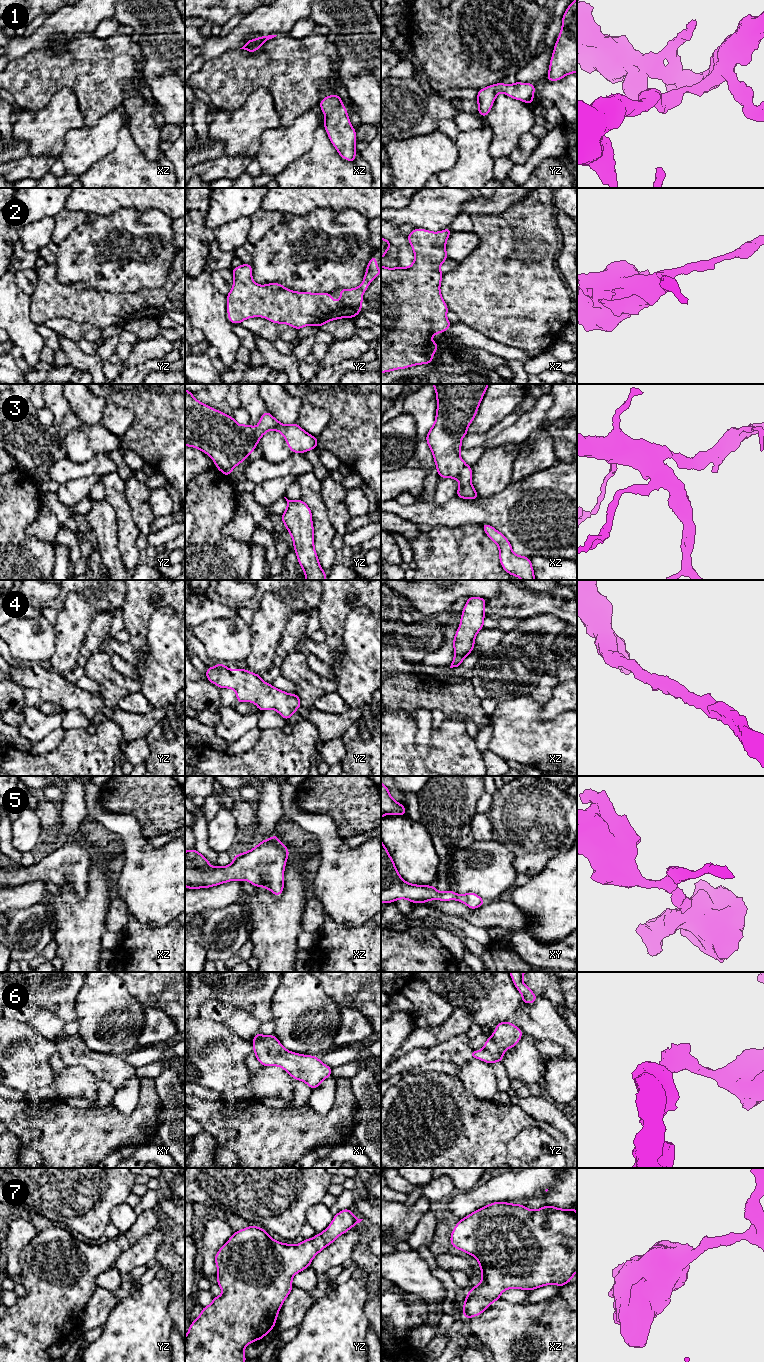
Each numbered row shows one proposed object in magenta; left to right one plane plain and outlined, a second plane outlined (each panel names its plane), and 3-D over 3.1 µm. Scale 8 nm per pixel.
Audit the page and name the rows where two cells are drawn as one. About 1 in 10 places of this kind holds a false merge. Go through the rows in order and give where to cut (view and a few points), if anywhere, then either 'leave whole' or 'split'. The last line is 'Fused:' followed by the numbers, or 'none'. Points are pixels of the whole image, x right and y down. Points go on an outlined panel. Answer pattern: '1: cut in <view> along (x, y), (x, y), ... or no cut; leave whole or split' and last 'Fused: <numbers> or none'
1: no cut; leave whole
2: no cut; leave whole
3: no cut; leave whole
4: no cut; leave whole
5: no cut; leave whole
6: no cut; leave whole
7: no cut; leave whole
Fused: none

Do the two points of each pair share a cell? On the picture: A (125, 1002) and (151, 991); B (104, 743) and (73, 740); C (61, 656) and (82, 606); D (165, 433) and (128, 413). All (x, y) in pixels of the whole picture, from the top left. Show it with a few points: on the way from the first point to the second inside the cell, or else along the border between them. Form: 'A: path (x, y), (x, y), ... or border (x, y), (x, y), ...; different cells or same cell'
A: border (123, 982), (127, 990), (143, 1006); different cells
B: path (96, 743), (81, 743); same cell
C: path (69, 644), (71, 627), (75, 618); same cell
D: border (114, 403), (134, 413), (121, 436); different cells

